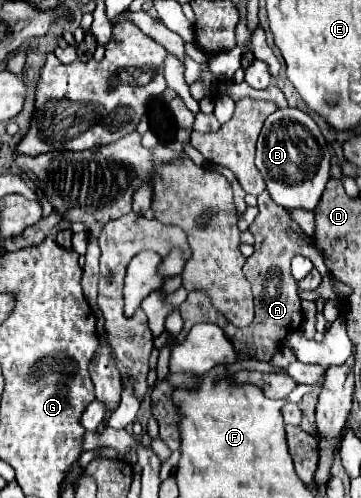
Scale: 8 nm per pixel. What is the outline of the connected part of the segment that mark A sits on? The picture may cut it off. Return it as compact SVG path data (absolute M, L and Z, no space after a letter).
M269 194L259 196L259 216L257 220L249 226L249 232L255 238L253 256L247 258L243 266L245 278L251 282L253 296L255 296L255 320L247 328L235 328L215 306L211 306L211 300L205 292L189 292L187 300L179 306L181 318L183 318L183 330L175 342L183 342L187 332L201 322L213 322L221 326L231 344L235 346L239 360L243 358L257 358L257 360L269 360L273 352L281 346L281 342L291 334L291 330L299 330L303 324L303 312L301 312L301 298L297 296L297 280L291 274L291 258L297 254L307 254L303 248L307 248L311 238L301 232L301 228L289 218L289 214L277 206Z

